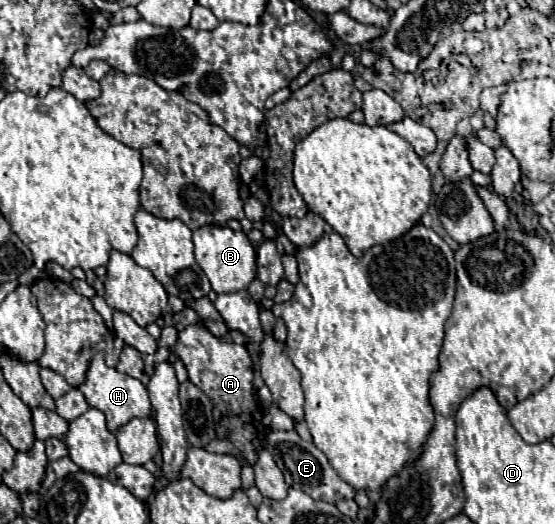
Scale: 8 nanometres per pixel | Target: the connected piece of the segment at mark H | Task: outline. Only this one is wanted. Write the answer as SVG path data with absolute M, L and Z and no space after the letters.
M103 353L95 355L95 359L91 361L91 367L87 371L87 381L79 389L83 391L83 395L85 395L85 399L91 407L105 413L107 429L111 433L115 433L119 427L127 425L135 417L151 417L151 413L153 413L145 385L139 379L133 379L129 375L119 373L113 367L107 367L105 359L103 359Z

